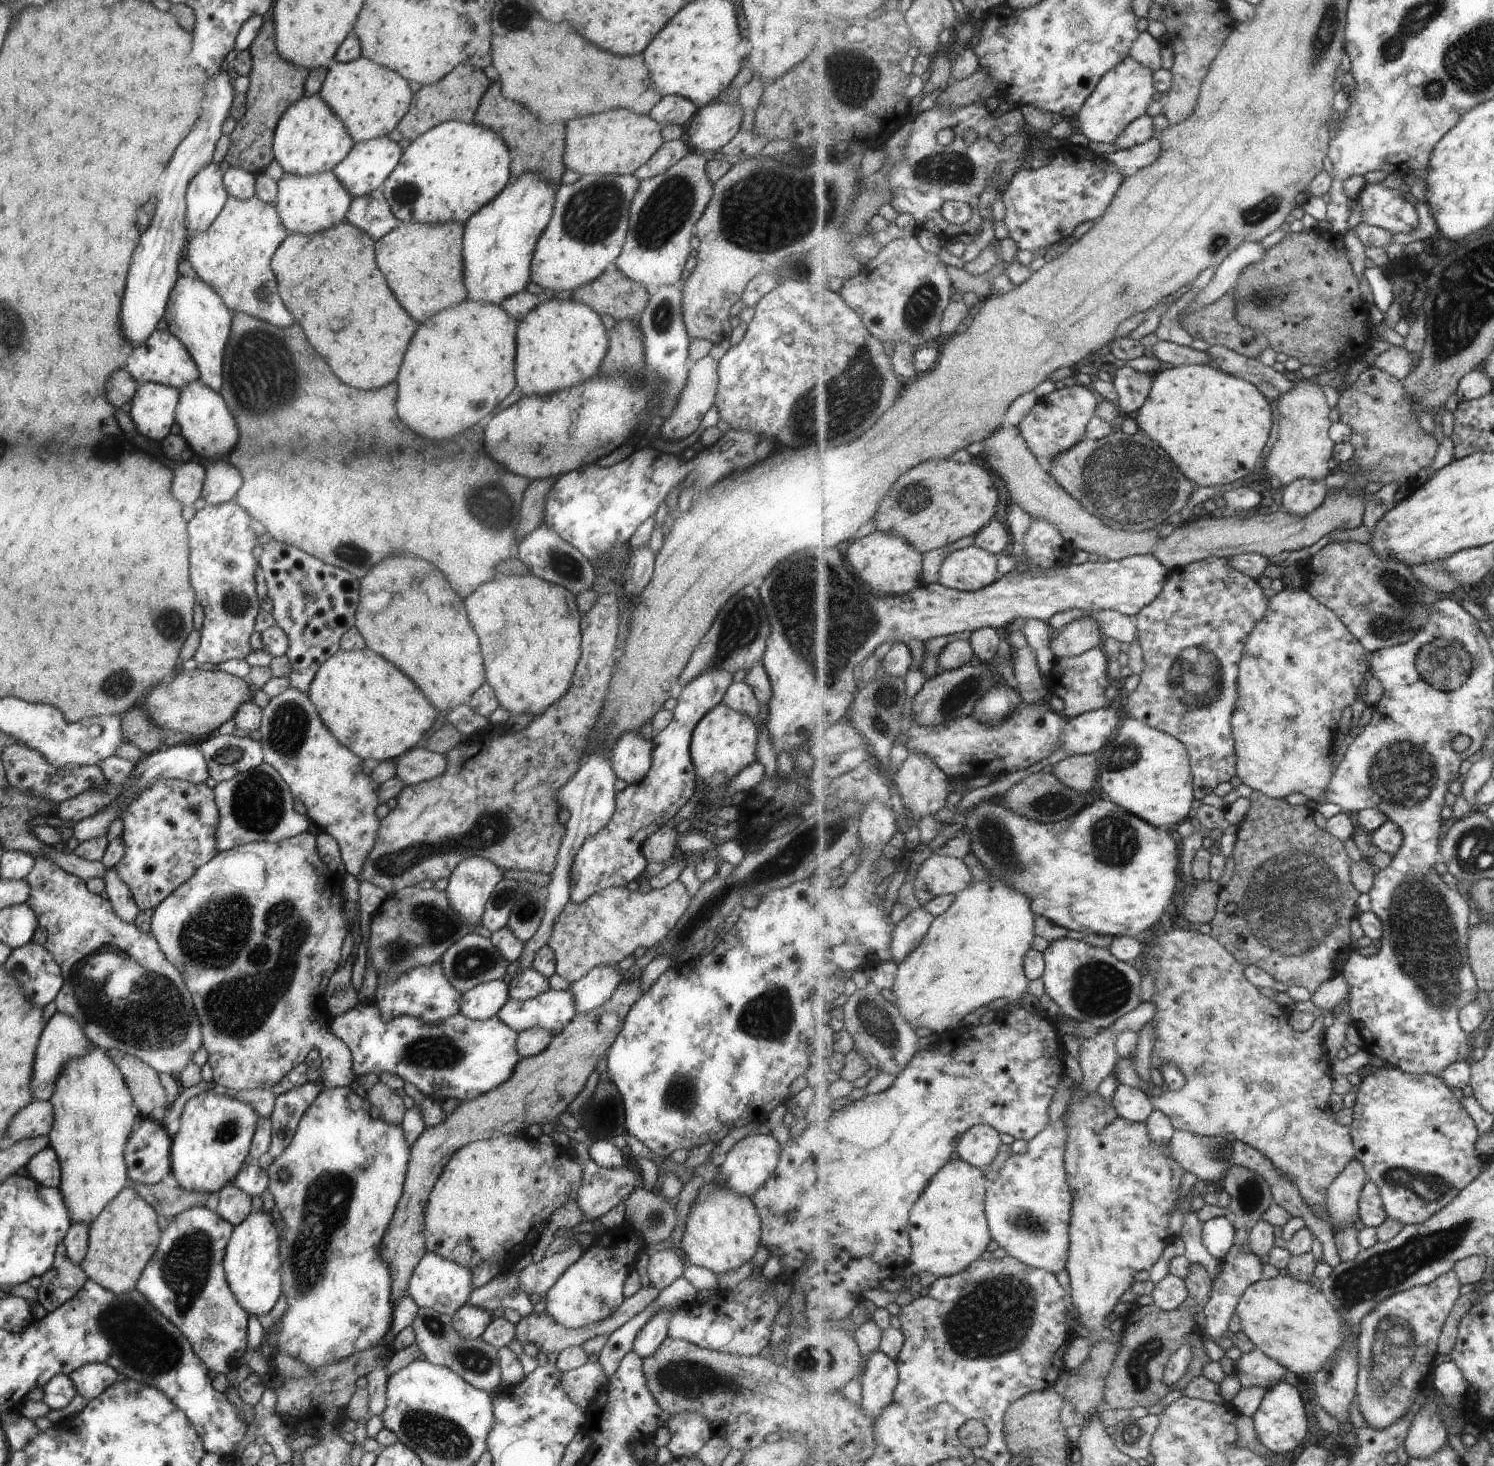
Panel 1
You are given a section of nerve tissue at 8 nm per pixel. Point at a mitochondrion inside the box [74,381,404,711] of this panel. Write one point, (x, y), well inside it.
(118, 685)

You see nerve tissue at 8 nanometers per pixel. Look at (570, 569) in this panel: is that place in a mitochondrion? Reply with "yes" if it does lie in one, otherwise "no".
yes

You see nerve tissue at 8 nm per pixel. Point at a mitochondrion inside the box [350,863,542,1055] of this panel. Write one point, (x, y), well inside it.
(429, 924)

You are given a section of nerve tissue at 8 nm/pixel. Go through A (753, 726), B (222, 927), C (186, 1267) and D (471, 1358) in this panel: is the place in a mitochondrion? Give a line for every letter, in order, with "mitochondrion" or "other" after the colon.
A: other
B: mitochondrion
C: mitochondrion
D: mitochondrion

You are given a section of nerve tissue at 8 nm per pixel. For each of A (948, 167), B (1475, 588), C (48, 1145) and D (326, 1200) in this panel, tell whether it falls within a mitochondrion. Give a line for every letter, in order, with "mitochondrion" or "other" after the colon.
A: mitochondrion
B: other
C: other
D: mitochondrion

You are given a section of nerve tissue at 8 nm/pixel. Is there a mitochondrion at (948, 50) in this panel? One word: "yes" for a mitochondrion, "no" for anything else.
no

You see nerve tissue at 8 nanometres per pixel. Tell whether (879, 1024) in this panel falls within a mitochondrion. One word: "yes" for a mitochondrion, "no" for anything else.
yes

